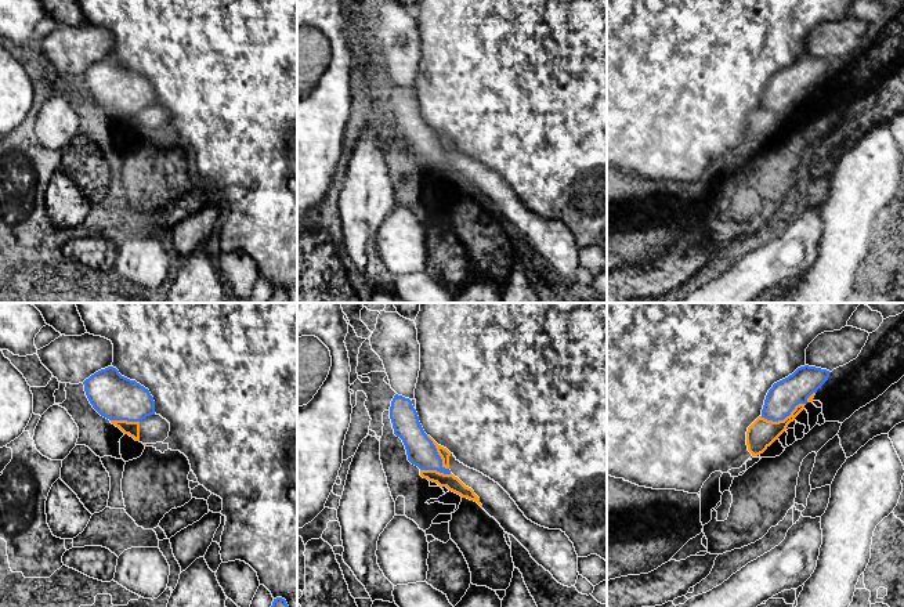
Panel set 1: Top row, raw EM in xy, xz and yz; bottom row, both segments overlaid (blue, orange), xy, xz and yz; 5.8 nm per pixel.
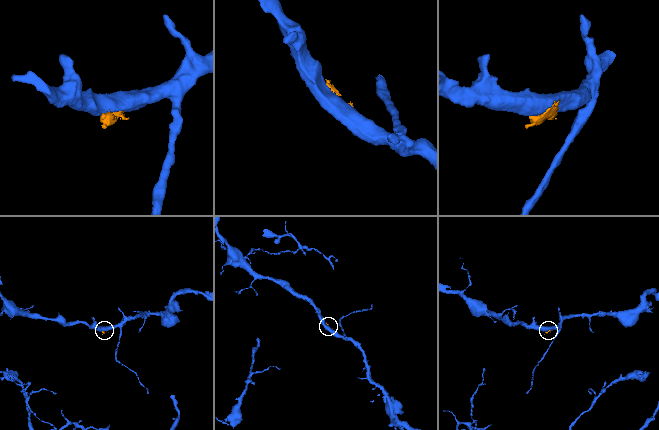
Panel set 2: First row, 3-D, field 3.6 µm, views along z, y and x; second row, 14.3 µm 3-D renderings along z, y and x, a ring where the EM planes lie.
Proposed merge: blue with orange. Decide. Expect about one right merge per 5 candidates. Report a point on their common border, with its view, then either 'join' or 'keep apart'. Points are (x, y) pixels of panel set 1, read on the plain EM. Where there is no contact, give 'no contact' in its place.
meets blue in yz at (788, 105); keep apart

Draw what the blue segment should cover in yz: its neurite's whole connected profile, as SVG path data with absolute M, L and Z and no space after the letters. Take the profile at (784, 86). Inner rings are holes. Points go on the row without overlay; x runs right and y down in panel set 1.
M804 55L774 73L766 86L762 108L773 112L784 111L796 95L807 94L807 88L821 79L829 64L827 59Z

